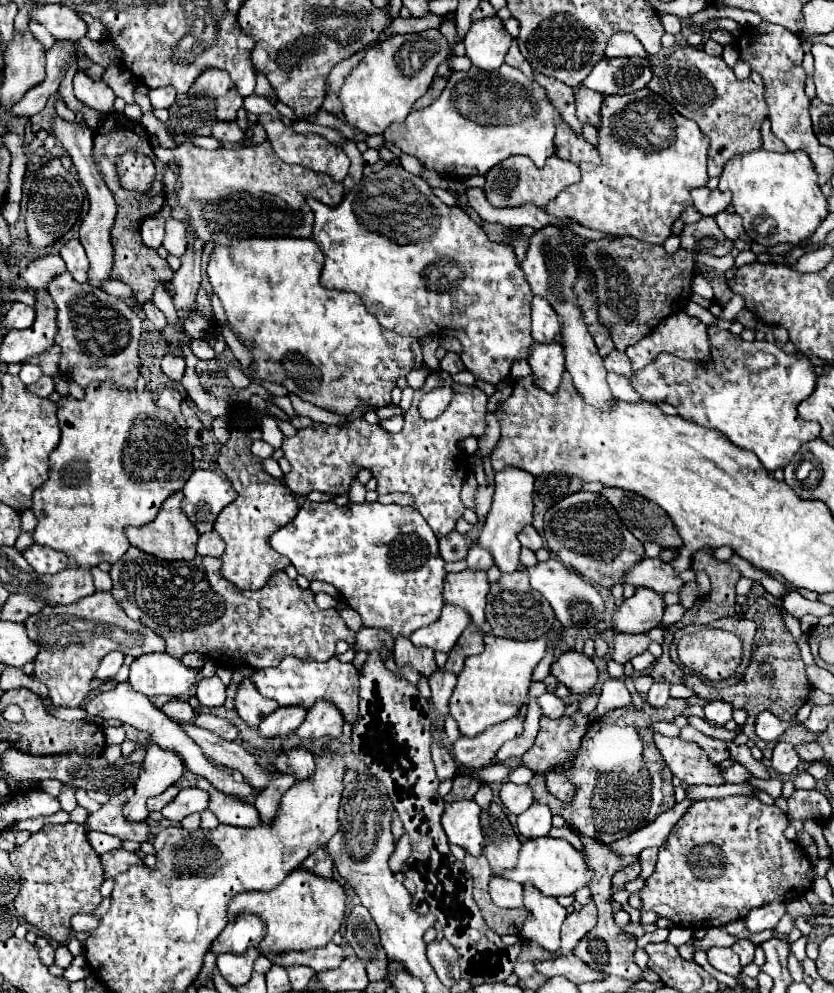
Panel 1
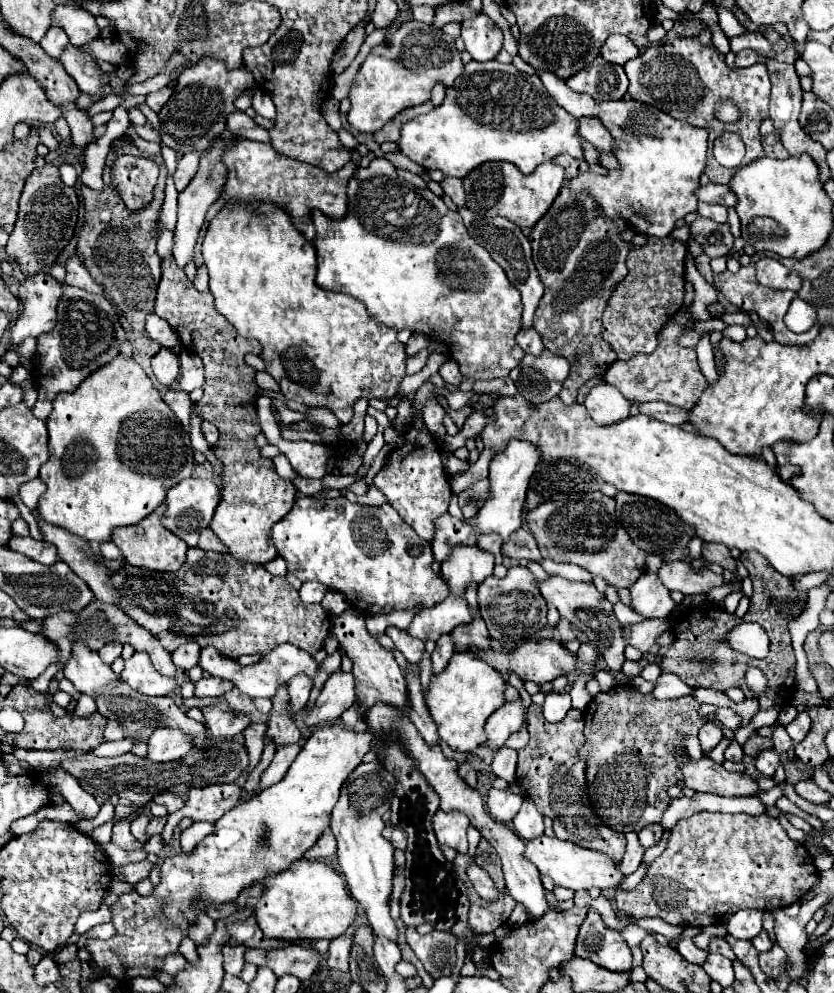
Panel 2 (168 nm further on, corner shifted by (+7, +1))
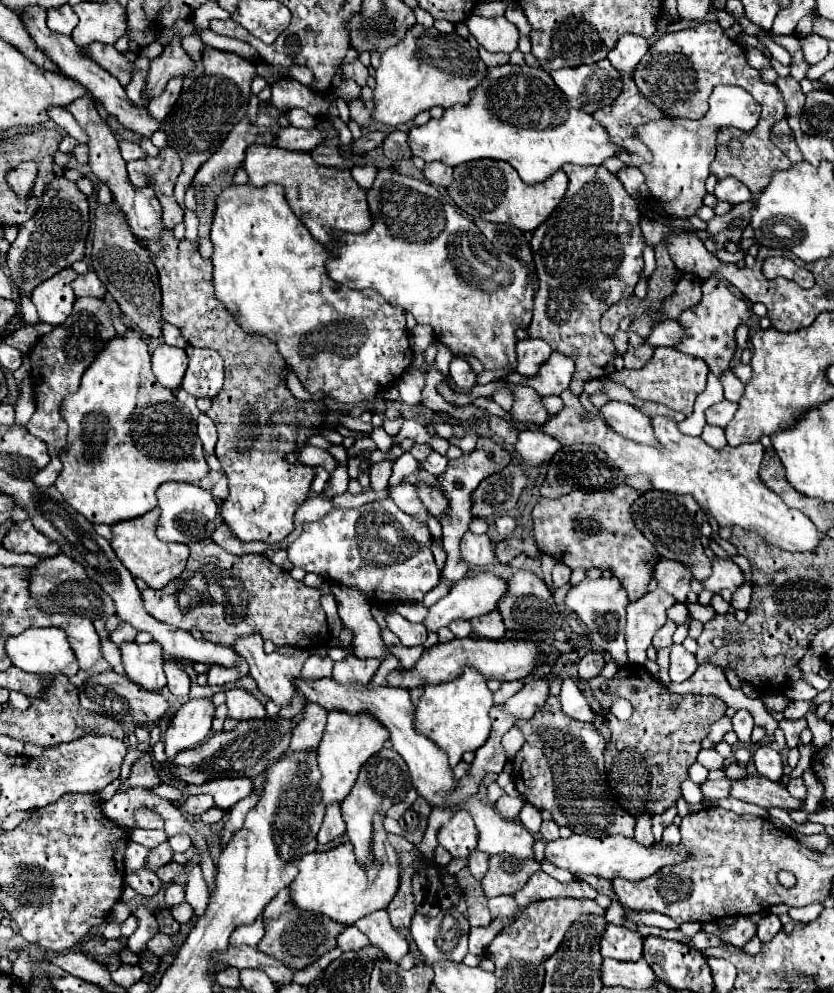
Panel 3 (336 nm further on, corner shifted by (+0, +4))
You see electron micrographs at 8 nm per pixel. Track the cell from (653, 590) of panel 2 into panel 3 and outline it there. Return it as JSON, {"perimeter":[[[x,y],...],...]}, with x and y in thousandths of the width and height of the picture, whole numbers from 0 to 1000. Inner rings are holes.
{"perimeter":[[[791,564],[784,572],[784,582],[789,592],[803,596],[811,606],[823,606],[823,598],[827,596],[827,574],[808,564]]]}

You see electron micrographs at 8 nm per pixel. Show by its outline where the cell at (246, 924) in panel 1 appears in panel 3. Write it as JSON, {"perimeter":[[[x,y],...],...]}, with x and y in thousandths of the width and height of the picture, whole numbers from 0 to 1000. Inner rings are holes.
{"perimeter":[[[345,894],[333,898],[333,902],[329,902],[329,906],[319,912],[314,924],[317,924],[319,941],[312,947],[312,959],[333,963],[333,967],[343,967],[343,971],[353,973],[355,977],[369,973],[391,957],[400,955],[403,943],[415,935],[412,931],[400,931],[400,926],[391,926],[391,922],[362,922],[362,918],[353,918],[353,912],[348,910]]]}

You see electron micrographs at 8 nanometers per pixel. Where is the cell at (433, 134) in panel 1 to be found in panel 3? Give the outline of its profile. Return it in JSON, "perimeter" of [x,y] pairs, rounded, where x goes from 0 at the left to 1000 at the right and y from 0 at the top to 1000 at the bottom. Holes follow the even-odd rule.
{"perimeter":[[[612,62],[585,68],[585,75],[564,93],[561,105],[535,109],[530,119],[518,119],[508,127],[494,127],[489,147],[496,157],[537,167],[576,159],[607,161],[631,185],[650,183],[679,163],[719,167],[741,153],[722,125],[686,109],[657,73]]]}

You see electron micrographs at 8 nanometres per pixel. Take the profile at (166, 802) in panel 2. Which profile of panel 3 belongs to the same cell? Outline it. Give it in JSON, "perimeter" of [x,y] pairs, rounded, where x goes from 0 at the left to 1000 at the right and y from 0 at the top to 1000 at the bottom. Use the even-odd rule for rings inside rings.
{"perimeter":[[[245,800],[242,802],[225,802],[221,808],[213,810],[218,820],[223,820],[223,822],[237,822],[254,812],[257,812],[257,806],[252,806],[252,802],[245,802]]]}

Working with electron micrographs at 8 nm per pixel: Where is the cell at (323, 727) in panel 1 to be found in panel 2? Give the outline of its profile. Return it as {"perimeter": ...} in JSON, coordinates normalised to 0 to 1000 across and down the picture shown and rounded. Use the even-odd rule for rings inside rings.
{"perimeter":[[[406,674],[392,684],[380,704],[380,710],[366,716],[366,724],[371,730],[394,728],[406,724],[409,718],[418,714],[423,708],[426,708],[426,682]]]}

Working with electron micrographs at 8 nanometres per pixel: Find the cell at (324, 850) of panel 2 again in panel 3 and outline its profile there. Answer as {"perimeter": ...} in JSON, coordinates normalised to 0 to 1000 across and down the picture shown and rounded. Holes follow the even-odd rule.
{"perimeter":[[[398,810],[396,814],[391,814],[391,822],[388,822],[388,828],[381,838],[381,850],[393,850],[393,848],[403,846],[405,842],[412,840],[412,836],[415,836],[415,832],[408,822],[408,810]]]}

